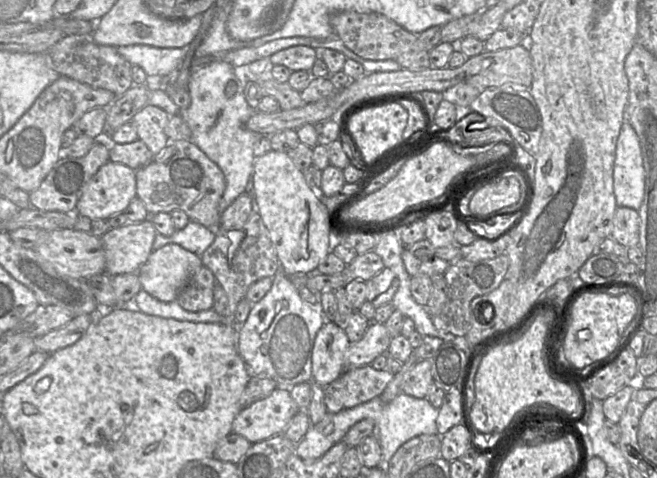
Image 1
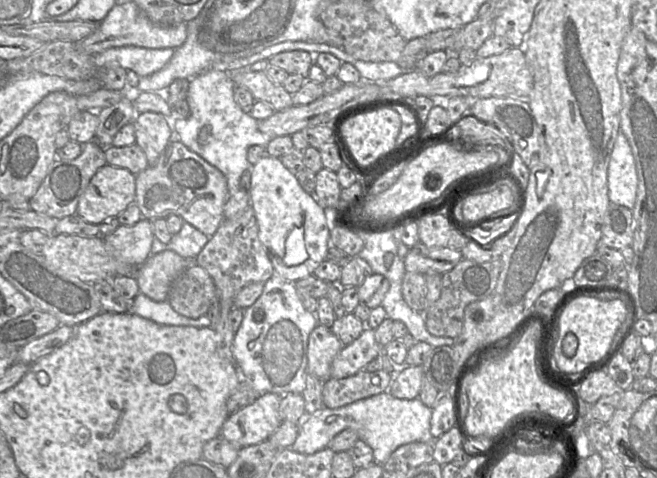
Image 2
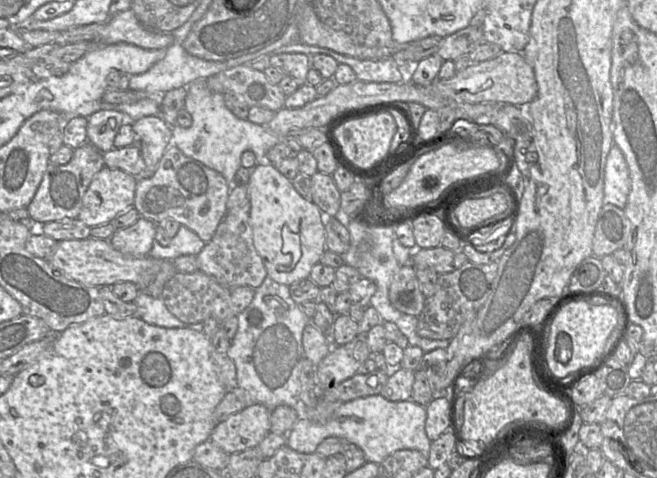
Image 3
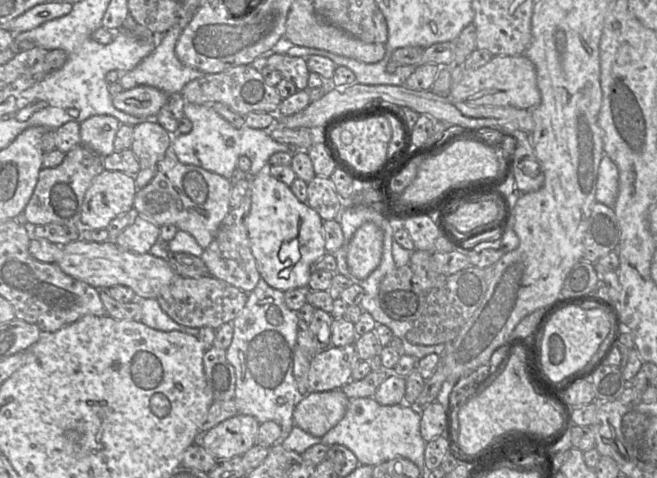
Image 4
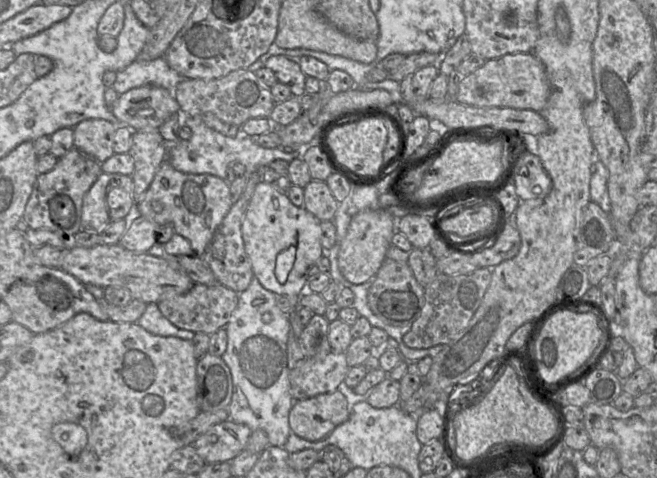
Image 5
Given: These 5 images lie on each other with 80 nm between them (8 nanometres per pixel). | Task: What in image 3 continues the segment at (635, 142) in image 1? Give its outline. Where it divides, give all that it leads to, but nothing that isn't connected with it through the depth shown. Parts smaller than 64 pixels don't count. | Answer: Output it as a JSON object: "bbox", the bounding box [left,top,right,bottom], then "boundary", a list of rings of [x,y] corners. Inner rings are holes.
{"bbox":[604,145,630,209],"boundary":[[[613,145],[608,153],[604,170],[604,204],[612,204],[624,209],[630,189],[627,162],[621,150]]]}

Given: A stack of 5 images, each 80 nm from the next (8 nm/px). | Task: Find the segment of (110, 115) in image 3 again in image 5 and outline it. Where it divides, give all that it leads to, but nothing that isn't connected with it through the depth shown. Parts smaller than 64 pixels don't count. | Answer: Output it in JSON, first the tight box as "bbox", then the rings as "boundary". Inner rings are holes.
{"bbox":[74,119,116,163],"boundary":[[[87,119],[74,128],[74,147],[102,163],[114,155],[116,125],[104,119]]]}

